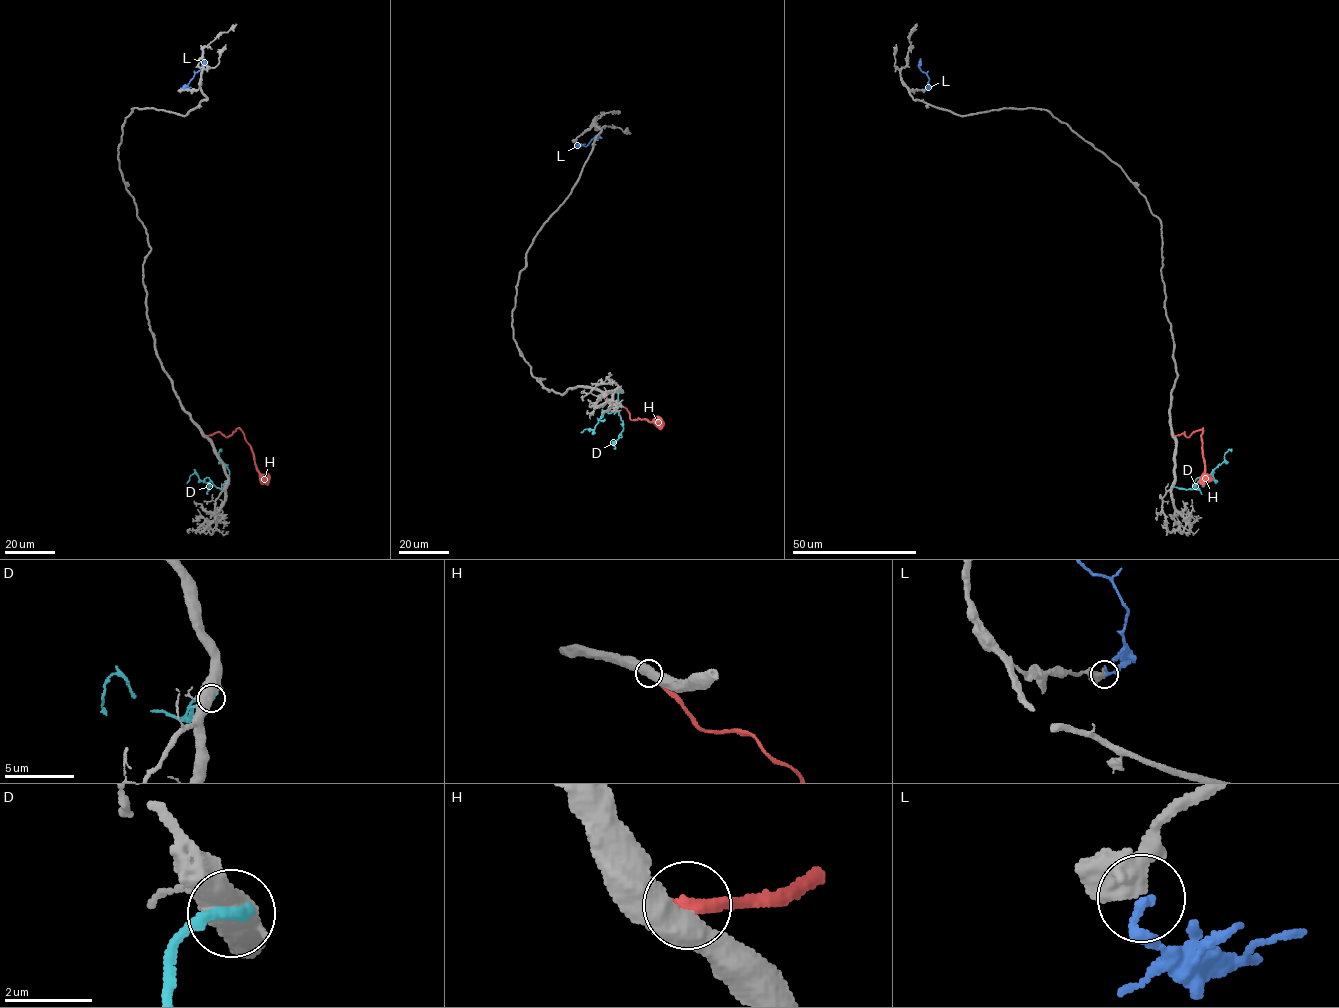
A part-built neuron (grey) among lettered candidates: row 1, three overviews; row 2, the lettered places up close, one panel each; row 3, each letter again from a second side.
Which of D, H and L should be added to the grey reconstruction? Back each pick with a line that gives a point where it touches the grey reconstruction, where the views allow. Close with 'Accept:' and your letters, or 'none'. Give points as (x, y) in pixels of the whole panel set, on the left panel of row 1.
L: Touches grey at (181, 90)
Accept: L

